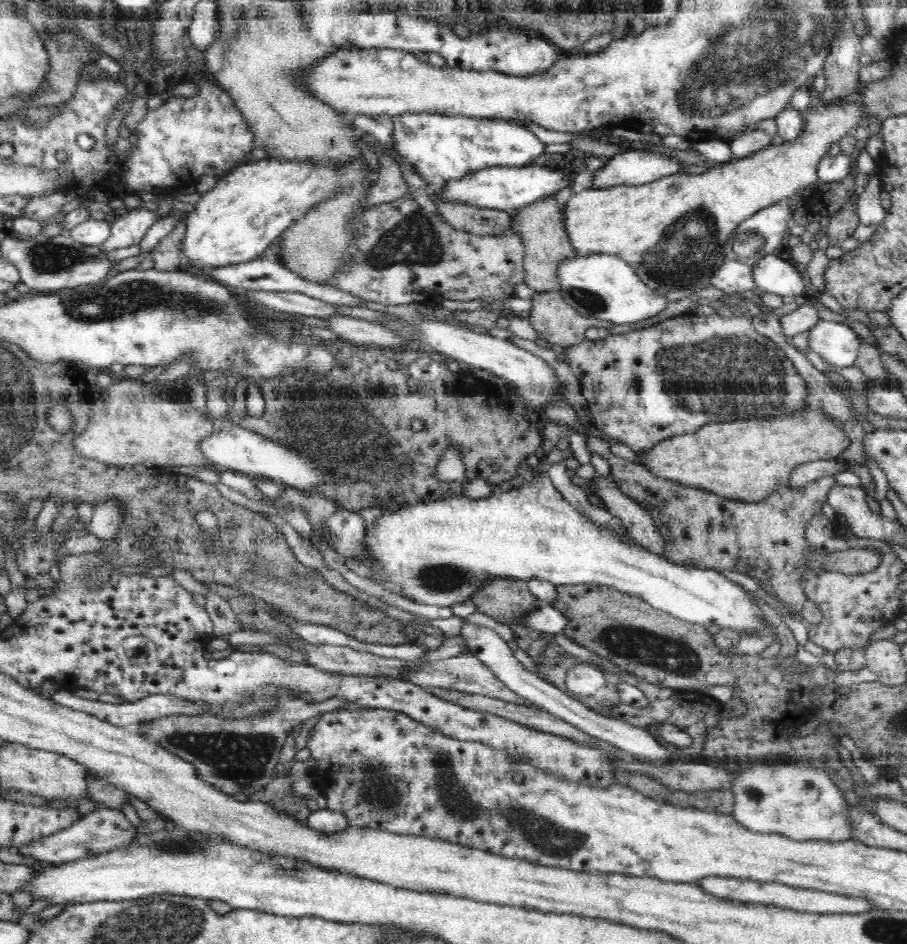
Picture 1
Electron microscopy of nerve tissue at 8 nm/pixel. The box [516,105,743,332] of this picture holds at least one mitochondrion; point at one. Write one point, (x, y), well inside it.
(686, 251)

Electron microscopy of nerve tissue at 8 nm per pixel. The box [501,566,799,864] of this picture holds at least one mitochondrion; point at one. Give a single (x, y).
(639, 646)

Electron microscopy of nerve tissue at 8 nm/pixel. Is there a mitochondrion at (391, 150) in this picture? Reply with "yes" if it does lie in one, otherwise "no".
no

